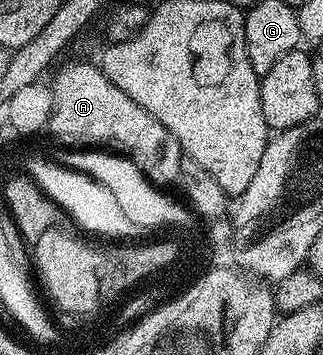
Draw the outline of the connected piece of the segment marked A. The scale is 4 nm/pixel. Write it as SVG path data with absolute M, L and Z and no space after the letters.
M67 63L59 72L55 83L50 84L55 98L55 111L51 115L49 131L59 139L76 139L79 145L94 145L99 149L114 149L127 156L144 172L148 181L160 189L170 183L178 184L181 161L184 157L181 145L153 113L141 109L133 97L125 97L109 77L105 77L102 66L91 63Z

